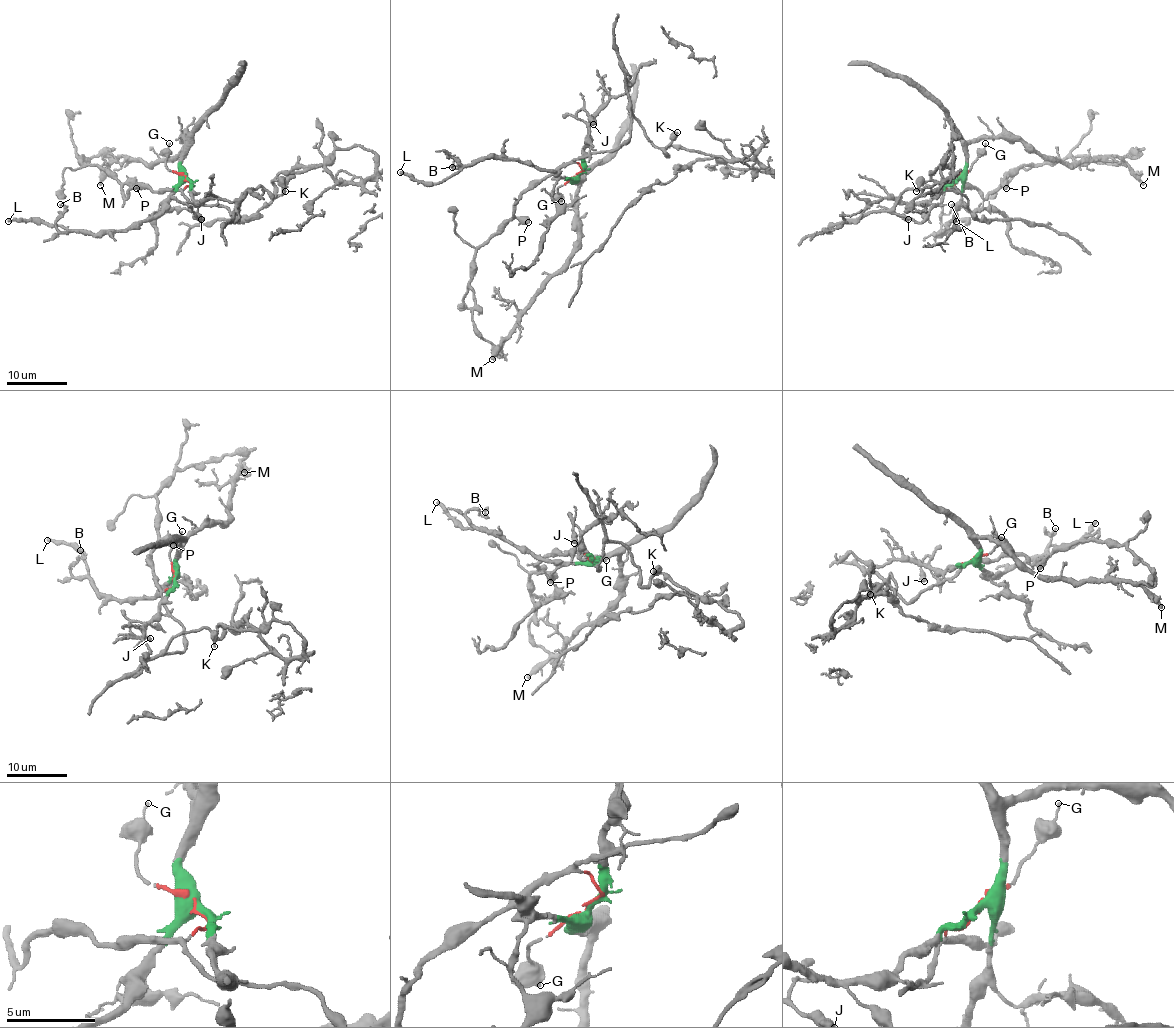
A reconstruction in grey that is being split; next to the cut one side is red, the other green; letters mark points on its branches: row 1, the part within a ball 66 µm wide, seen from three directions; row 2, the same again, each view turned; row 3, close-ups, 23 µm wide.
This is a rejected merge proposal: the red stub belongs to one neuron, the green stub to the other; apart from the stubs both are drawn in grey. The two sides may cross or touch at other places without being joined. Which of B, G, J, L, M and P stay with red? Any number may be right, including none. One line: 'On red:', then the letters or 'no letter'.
On red: G, P

